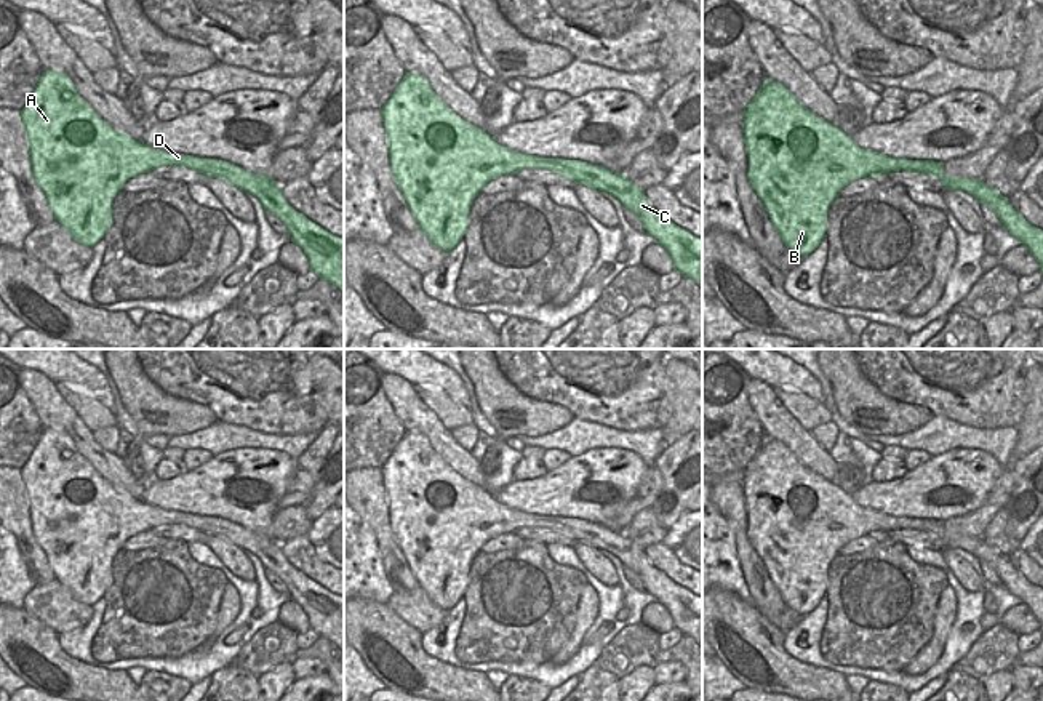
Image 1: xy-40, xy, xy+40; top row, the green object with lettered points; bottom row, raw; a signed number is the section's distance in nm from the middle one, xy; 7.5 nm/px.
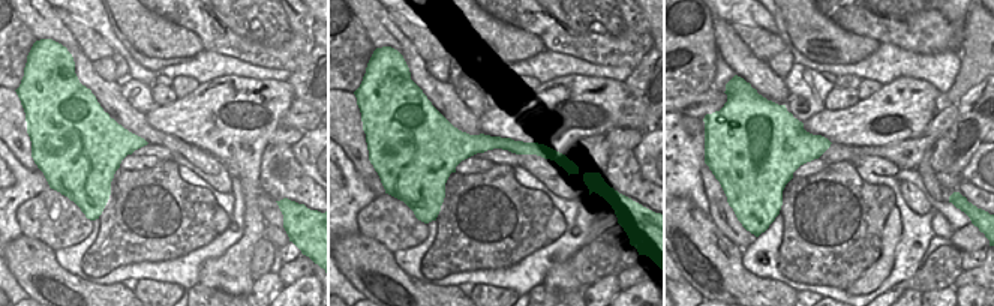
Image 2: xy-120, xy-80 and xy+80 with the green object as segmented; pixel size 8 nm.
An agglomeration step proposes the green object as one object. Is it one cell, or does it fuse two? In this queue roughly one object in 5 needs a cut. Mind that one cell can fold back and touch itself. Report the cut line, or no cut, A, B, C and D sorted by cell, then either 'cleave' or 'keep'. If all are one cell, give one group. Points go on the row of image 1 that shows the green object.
cut none; groups A B C D; keep

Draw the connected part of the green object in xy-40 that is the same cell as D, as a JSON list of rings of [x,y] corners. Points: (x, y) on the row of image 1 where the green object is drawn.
[[[45,70],[21,109],[22,125],[27,133],[29,160],[32,176],[45,194],[54,219],[74,237],[75,242],[93,248],[112,222],[112,202],[131,178],[160,166],[184,166],[198,171],[205,178],[226,179],[234,187],[254,195],[262,208],[274,213],[286,227],[291,242],[299,245],[309,259],[310,270],[320,280],[328,280],[344,294],[344,238],[338,237],[306,214],[296,211],[267,174],[253,174],[230,162],[218,158],[197,158],[184,154],[168,154],[134,141],[107,125],[85,102],[72,80],[61,70]]]

